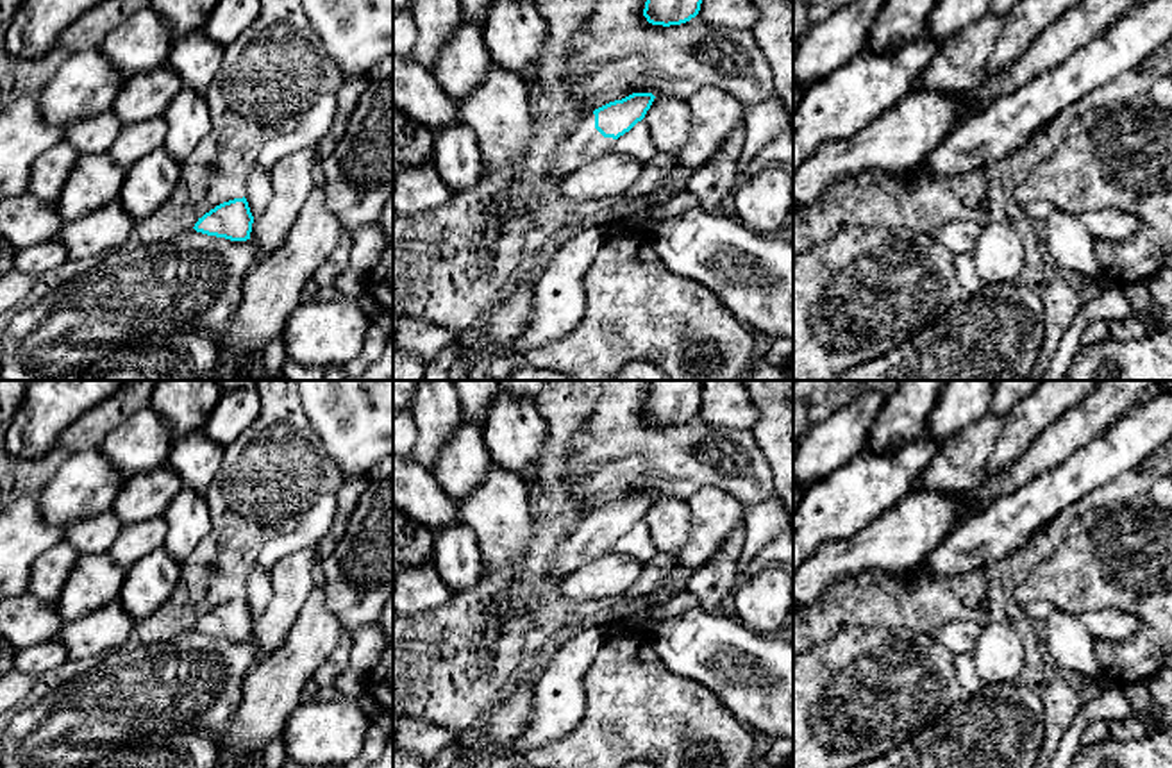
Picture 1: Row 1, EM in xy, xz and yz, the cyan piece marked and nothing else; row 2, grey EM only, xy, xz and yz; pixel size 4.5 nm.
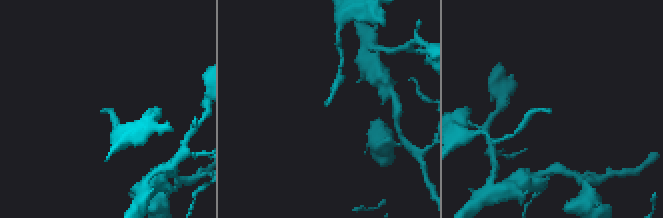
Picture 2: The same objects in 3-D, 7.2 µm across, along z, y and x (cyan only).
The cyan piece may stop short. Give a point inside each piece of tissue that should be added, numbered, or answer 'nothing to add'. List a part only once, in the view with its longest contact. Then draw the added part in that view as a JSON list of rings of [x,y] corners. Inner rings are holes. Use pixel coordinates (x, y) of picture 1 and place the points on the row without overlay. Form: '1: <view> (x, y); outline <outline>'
nothing to add

